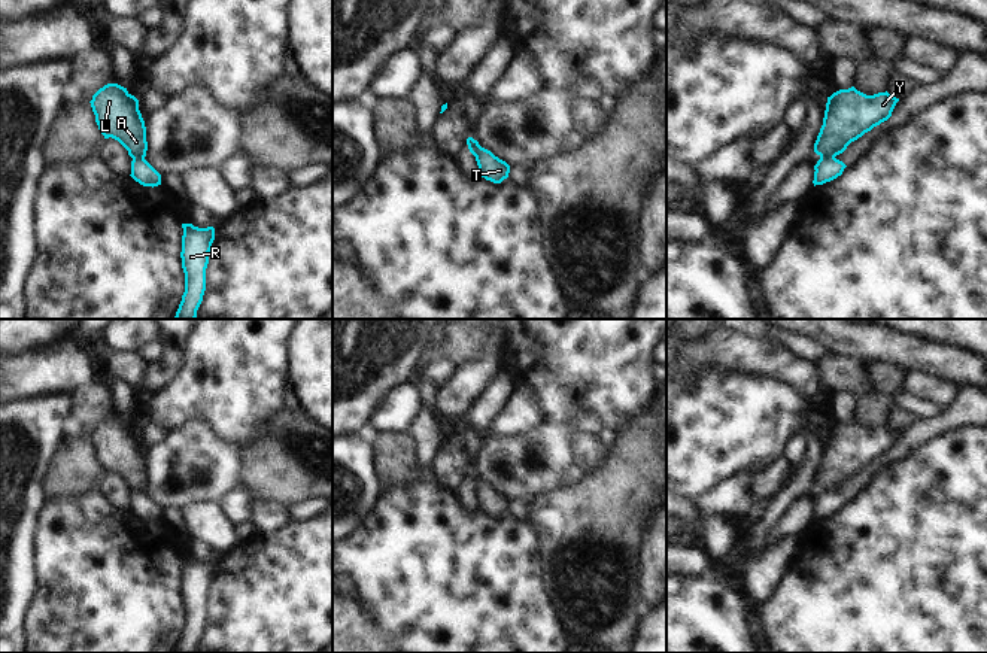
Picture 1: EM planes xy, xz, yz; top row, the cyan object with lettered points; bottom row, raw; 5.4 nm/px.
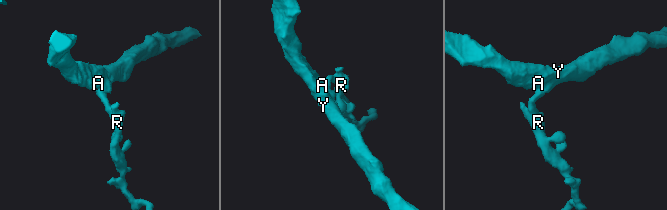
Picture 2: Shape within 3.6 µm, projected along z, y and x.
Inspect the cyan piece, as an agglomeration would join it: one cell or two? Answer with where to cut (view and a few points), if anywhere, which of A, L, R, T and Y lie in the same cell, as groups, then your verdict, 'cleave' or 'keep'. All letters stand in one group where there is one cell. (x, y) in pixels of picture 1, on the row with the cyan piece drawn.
cut in yz along (834, 155), (820, 158); A L T Y / R; cleave

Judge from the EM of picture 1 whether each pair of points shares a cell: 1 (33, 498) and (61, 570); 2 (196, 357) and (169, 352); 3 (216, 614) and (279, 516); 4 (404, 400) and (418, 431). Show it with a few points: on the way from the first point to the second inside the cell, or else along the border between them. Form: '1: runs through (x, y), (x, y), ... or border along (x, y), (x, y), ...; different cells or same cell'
1: border along (48, 498), (39, 512), (35, 547); different cells
2: border along (190, 334), (184, 349), (182, 366), (164, 385); different cells
3: border along (291, 521), (270, 532), (257, 534); different cells
4: border along (422, 406), (406, 431); different cells

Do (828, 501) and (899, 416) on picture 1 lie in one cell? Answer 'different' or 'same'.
different

